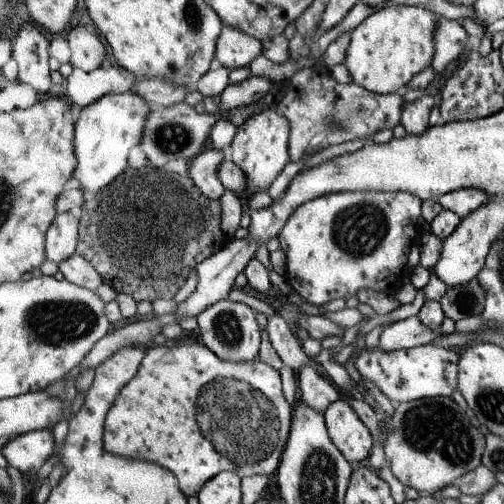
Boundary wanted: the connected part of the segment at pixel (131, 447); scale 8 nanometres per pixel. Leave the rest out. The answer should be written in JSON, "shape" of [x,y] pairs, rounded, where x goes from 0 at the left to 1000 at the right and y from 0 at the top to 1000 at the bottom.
{"shape":[[[337,679],[323,685],[294,687],[288,690],[284,710],[276,720],[268,746],[252,758],[232,780],[206,829],[202,857],[202,893],[208,899],[272,909],[329,929],[353,952],[357,974],[369,984],[389,984],[395,970],[431,938],[438,935],[464,937],[472,946],[526,942],[546,937],[550,921],[563,891],[575,847],[577,804],[565,796],[558,776],[558,756],[552,734],[542,732],[530,718],[518,720],[508,706],[494,718],[454,718],[431,710],[411,688],[383,681],[379,685],[351,685]]]}

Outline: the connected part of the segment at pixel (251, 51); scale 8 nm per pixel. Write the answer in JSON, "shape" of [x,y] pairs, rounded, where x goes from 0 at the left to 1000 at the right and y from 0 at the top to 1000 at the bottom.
{"shape":[[[440,50],[425,91],[425,113],[450,139],[490,133],[518,107],[518,85],[474,58]]]}

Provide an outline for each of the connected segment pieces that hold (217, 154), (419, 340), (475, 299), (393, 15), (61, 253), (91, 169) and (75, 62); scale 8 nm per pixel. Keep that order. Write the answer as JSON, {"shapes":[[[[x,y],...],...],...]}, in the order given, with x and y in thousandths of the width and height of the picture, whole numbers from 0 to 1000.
{"shapes":[[[[411,290],[371,323],[373,349],[381,357],[381,363],[395,375],[395,381],[415,397],[433,397],[446,381],[429,345],[437,317],[450,308],[452,302]]],[[[825,625],[812,627],[762,651],[750,669],[750,687],[756,694],[778,696],[810,692],[831,685],[845,685],[865,667],[881,665],[873,647],[861,653],[847,651]]],[[[944,554],[905,569],[887,569],[869,601],[877,621],[899,639],[944,629],[960,605],[964,583]]],[[[770,12],[728,30],[694,63],[681,113],[696,163],[744,187],[782,185],[833,139],[853,131],[857,63],[871,40],[855,22],[819,12]]],[[[135,419],[113,423],[87,468],[89,512],[113,524],[137,512],[155,478],[155,437]]],[[[248,181],[236,187],[210,187],[151,218],[147,238],[145,302],[151,331],[141,355],[169,389],[188,385],[232,353],[254,329],[254,302],[276,288],[292,228],[304,218],[272,185]]],[[[147,52],[129,75],[139,103],[135,125],[145,137],[175,145],[198,131],[208,91],[185,63],[175,63],[165,52]]]]}

